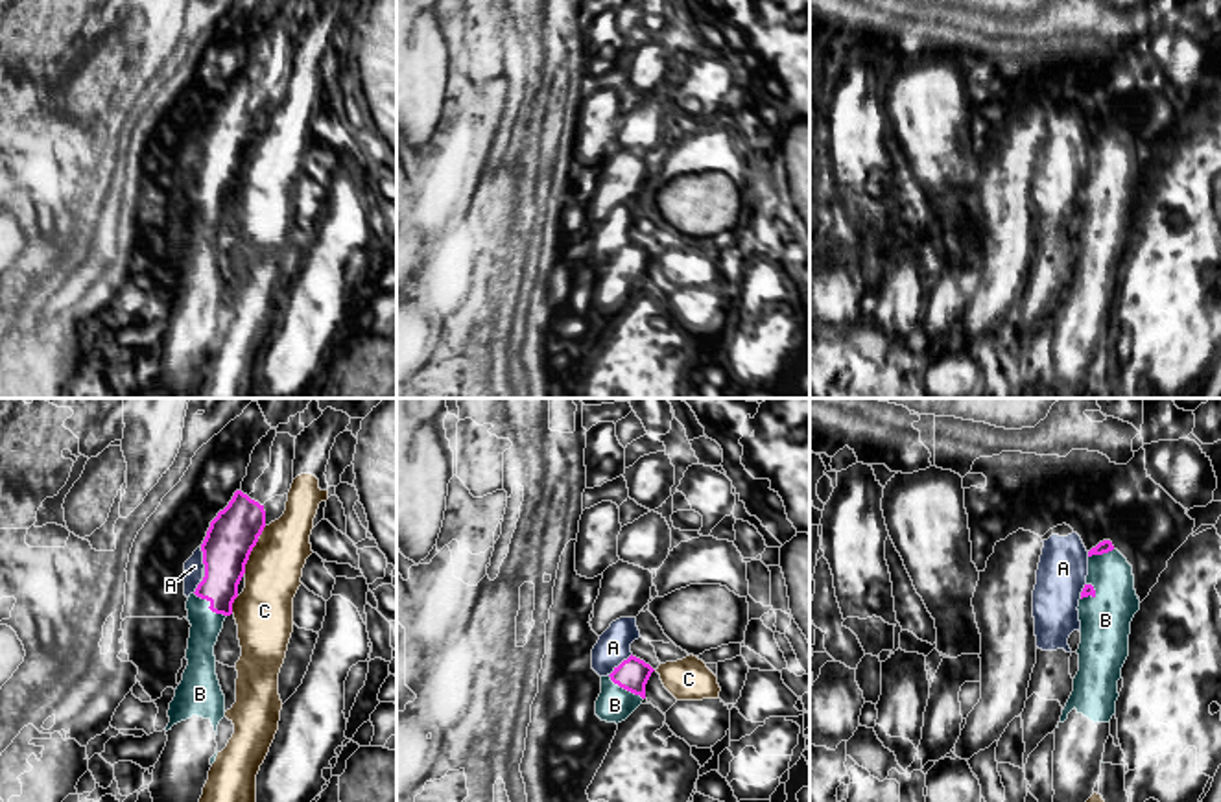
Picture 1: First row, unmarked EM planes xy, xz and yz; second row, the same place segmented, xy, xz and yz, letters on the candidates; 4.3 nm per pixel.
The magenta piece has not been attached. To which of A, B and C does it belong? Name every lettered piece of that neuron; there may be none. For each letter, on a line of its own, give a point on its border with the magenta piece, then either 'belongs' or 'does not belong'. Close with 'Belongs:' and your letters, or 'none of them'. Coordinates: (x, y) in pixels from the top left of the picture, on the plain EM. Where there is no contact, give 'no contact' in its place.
A: xz (620, 251) | does not belong
B: xy (209, 194) | belongs
C: xy (248, 144) | does not belong
Belongs: B

